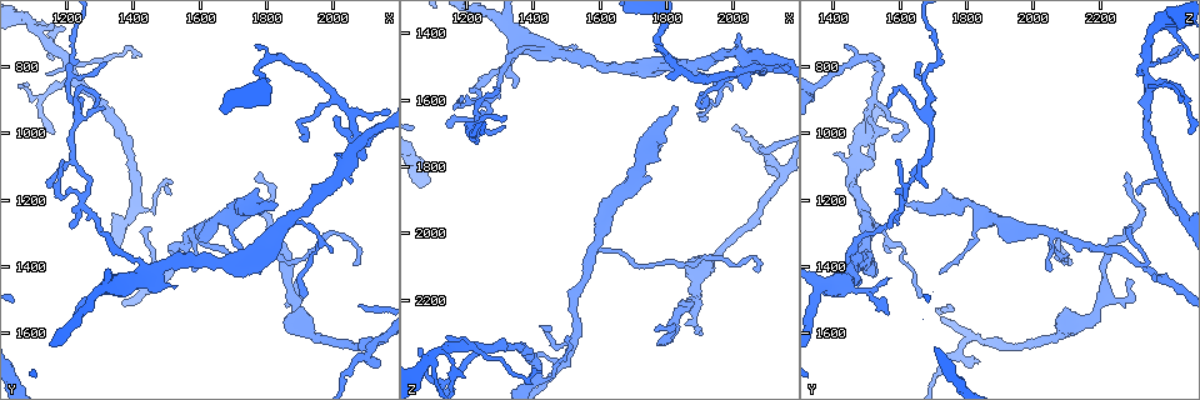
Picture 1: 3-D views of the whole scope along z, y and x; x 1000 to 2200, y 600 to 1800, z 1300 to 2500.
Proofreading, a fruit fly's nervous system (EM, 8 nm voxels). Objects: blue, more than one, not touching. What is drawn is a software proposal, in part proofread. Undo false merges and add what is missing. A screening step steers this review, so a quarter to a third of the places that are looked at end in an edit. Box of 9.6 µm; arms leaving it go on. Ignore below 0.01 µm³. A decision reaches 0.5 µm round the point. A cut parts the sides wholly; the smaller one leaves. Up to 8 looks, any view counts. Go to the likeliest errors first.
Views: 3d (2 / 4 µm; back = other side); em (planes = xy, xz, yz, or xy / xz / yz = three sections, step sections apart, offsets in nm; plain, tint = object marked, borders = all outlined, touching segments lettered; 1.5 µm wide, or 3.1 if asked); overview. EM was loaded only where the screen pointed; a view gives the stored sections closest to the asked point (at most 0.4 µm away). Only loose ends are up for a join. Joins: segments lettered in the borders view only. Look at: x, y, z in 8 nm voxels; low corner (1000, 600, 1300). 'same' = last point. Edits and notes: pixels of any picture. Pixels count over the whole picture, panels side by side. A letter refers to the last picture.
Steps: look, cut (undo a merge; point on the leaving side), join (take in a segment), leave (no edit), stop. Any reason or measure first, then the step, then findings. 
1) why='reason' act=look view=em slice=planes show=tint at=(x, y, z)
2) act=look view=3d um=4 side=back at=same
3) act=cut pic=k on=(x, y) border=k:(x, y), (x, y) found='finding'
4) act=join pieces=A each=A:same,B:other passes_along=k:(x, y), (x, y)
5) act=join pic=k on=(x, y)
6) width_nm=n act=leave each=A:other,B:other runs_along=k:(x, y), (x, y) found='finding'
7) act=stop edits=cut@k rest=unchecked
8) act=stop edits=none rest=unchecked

why='thin end' act=look view=3d um=4 at=(1770, 740, 1440)

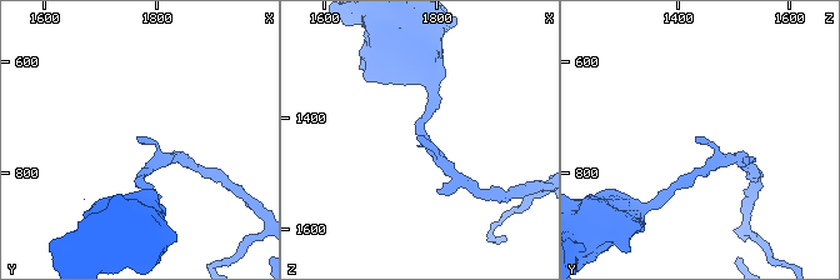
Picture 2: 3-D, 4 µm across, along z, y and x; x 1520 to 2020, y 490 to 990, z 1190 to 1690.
act=look view=em slice=planes show=tint at=(1760, 735, 1435)

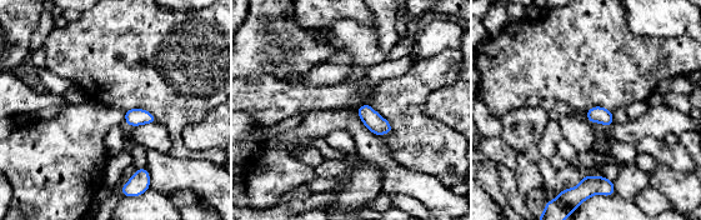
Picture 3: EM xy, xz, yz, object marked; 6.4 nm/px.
act=look view=em slice=planes show=borders at=same

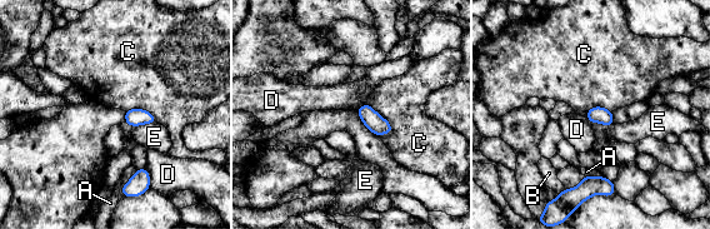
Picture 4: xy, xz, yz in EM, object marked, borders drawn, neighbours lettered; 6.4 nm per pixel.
longest_contact=C:240nm act=leave each=A:other,B:other,C:other,D:other,E:other found='none of them fits'

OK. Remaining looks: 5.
why='arms part here' act=look view=em slice=planes show=borders at=(2090, 1030, 1480)

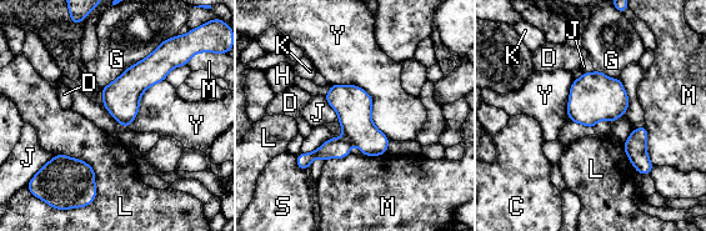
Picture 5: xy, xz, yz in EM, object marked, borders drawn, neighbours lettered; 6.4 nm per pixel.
width_nm=240 act=cut pic=5 on=(338, 147) each=C:other,D:other,G:other,H:other,J:other,K:other,L:other,M:other,S:other,Y:other border=5:(344, 136), (351, 144) found='a second cell is stuck on'

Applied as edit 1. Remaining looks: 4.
why='free end' act=look view=3d um=2 at=(1830, 1220, 1620)

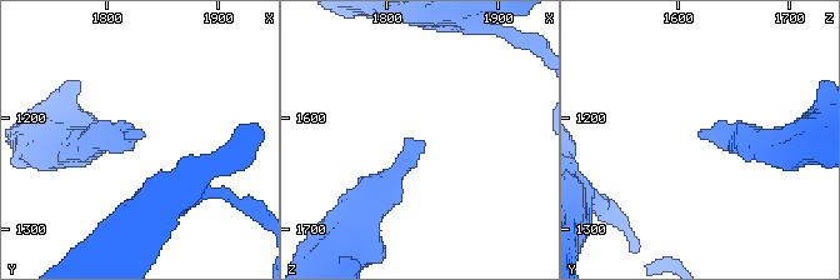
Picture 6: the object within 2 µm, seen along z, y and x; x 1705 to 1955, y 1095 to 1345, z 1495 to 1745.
why='need the tissue' act=look view=em slice=yz step=8 show=borders at=(1830, 1214, 1622)

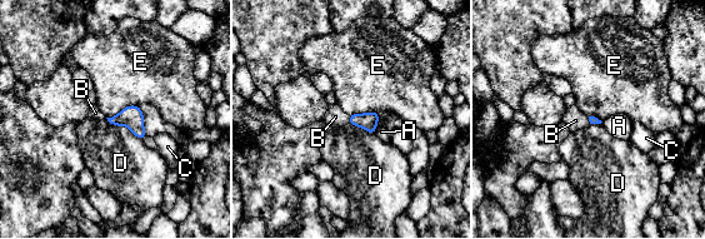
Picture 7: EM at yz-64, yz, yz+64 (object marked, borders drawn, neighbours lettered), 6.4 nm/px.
why='another direction' act=look view=em slice=planes show=borders at=same

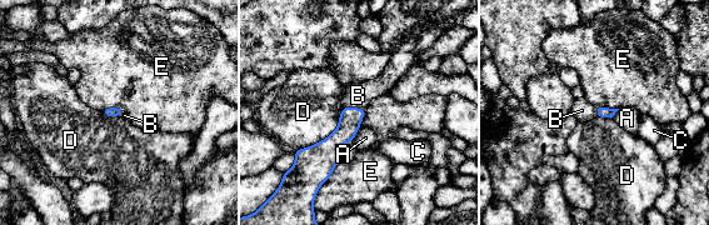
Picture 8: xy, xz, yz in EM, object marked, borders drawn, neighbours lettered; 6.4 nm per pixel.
act=join pieces=B each=A:other,B:same,C:other,D:other,E:other passes_along=8:(349, 121), (353, 109), (358, 95) found='the cell continues'

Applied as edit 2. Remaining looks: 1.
act=stop edits=cut@5,join@8 rest=unchecked

